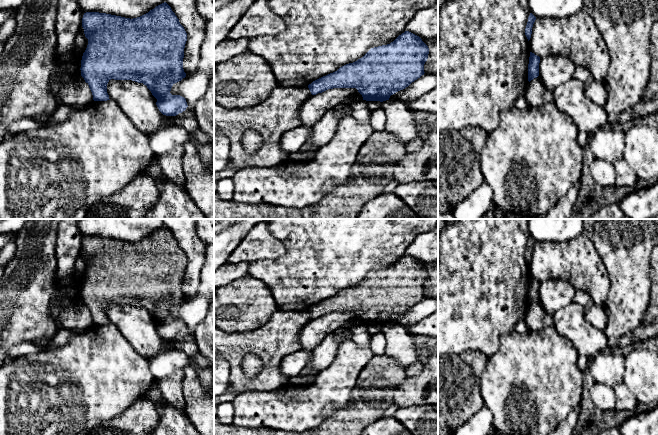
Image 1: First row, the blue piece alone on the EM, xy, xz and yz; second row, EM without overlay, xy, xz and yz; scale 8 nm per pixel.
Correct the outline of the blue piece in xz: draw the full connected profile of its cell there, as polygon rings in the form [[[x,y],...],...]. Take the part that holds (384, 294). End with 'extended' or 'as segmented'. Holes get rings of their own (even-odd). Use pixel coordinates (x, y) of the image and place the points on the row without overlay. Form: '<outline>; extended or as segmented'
[[[405,255],[390,268],[371,272],[362,282],[313,305],[308,312],[312,319],[333,312],[356,312],[363,324],[383,326],[424,299],[424,288],[428,278],[429,272],[422,263]]]; as segmented

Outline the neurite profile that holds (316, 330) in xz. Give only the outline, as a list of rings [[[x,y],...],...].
[[[333,312],[311,319],[300,331],[300,349],[314,350],[340,327],[350,328],[361,324],[363,321],[356,312]]]

